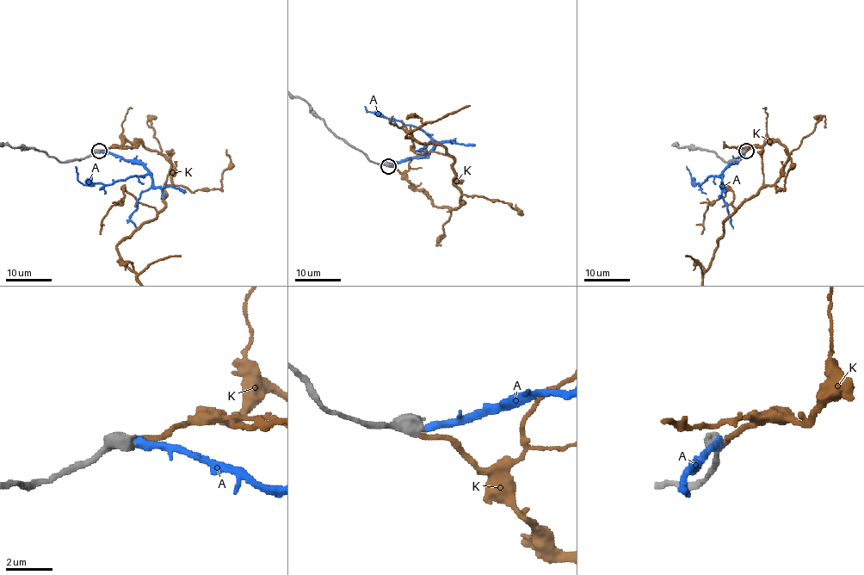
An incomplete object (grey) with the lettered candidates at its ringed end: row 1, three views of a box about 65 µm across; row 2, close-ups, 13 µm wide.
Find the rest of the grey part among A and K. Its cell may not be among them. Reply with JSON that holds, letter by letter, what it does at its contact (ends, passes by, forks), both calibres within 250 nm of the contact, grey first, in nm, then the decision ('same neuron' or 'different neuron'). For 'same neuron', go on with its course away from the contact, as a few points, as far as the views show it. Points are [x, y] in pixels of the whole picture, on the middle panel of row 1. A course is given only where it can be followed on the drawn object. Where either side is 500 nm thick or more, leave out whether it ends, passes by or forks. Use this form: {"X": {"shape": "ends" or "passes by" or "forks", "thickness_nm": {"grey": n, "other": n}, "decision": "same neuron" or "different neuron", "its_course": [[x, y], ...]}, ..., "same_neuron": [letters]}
{"A": {"thickness_nm": {"grey": 600, "other": 360}, "decision": "different neuron"}, "K": {"thickness_nm": {"grey": 650, "other": 240}, "decision": "same neuron"}, "same_neuron": ["K"]}

